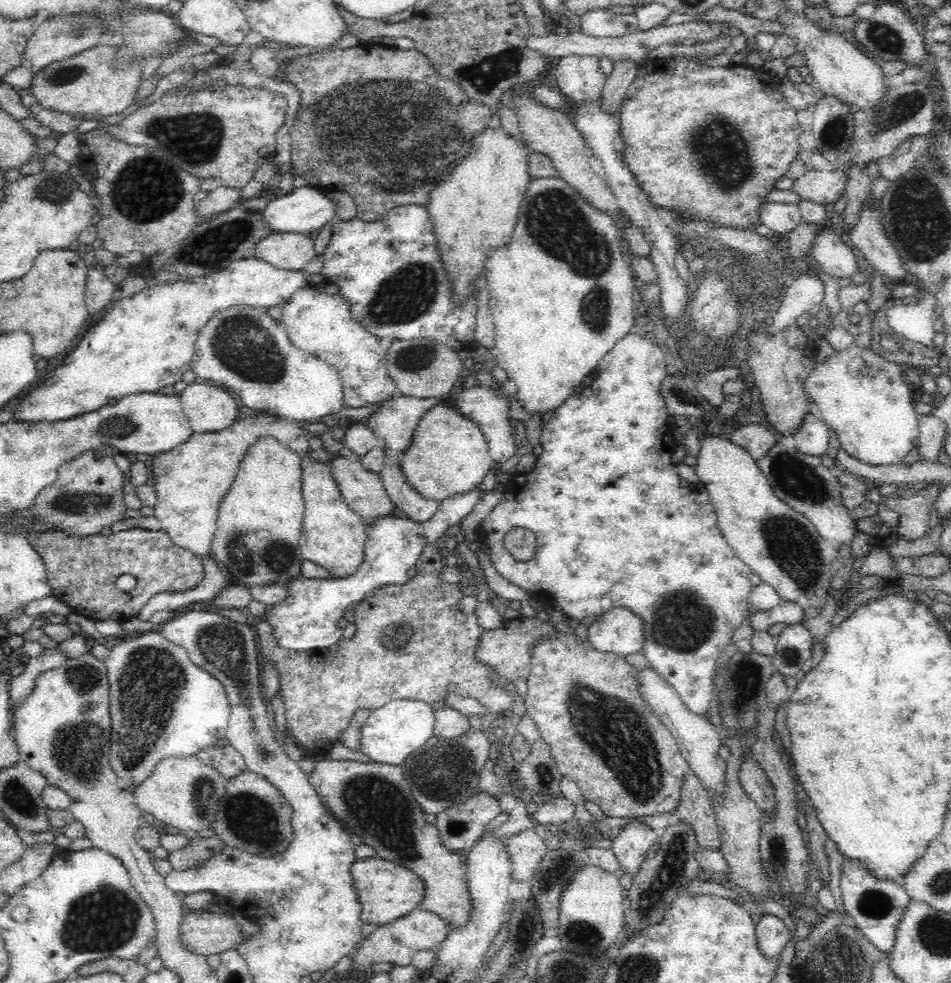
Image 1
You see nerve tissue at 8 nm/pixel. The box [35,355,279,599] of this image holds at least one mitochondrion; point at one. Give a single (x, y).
(119, 427)

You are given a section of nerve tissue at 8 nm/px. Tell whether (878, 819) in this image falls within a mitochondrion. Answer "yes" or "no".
no

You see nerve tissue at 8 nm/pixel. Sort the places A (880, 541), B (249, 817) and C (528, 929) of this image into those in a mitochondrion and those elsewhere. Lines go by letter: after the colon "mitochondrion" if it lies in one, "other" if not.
A: other
B: mitochondrion
C: mitochondrion

